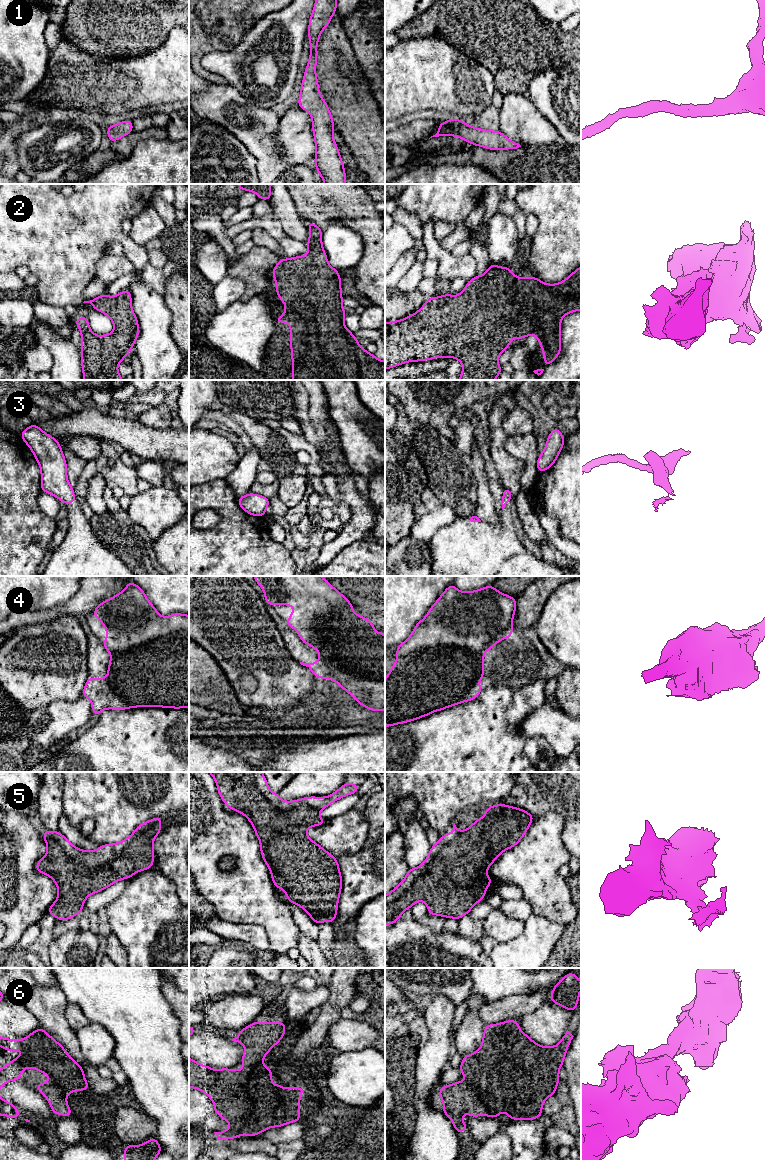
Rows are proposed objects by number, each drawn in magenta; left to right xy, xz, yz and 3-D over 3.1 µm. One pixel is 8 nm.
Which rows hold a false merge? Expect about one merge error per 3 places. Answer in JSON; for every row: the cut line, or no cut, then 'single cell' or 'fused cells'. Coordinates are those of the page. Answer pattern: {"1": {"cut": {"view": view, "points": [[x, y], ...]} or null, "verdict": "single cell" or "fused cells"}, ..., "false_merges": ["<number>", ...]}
{"1": {"cut": null, "verdict": "single cell"}, "2": {"cut": null, "verdict": "single cell"}, "3": {"cut": null, "verdict": "single cell"}, "4": {"cut": {"view": "xz", "points": [[333, 606], [324, 653], [357, 679], [384, 682]]}, "verdict": "fused cells"}, "5": {"cut": null, "verdict": "single cell"}, "6": {"cut": null, "verdict": "single cell"}, "false_merges": ["4"]}

